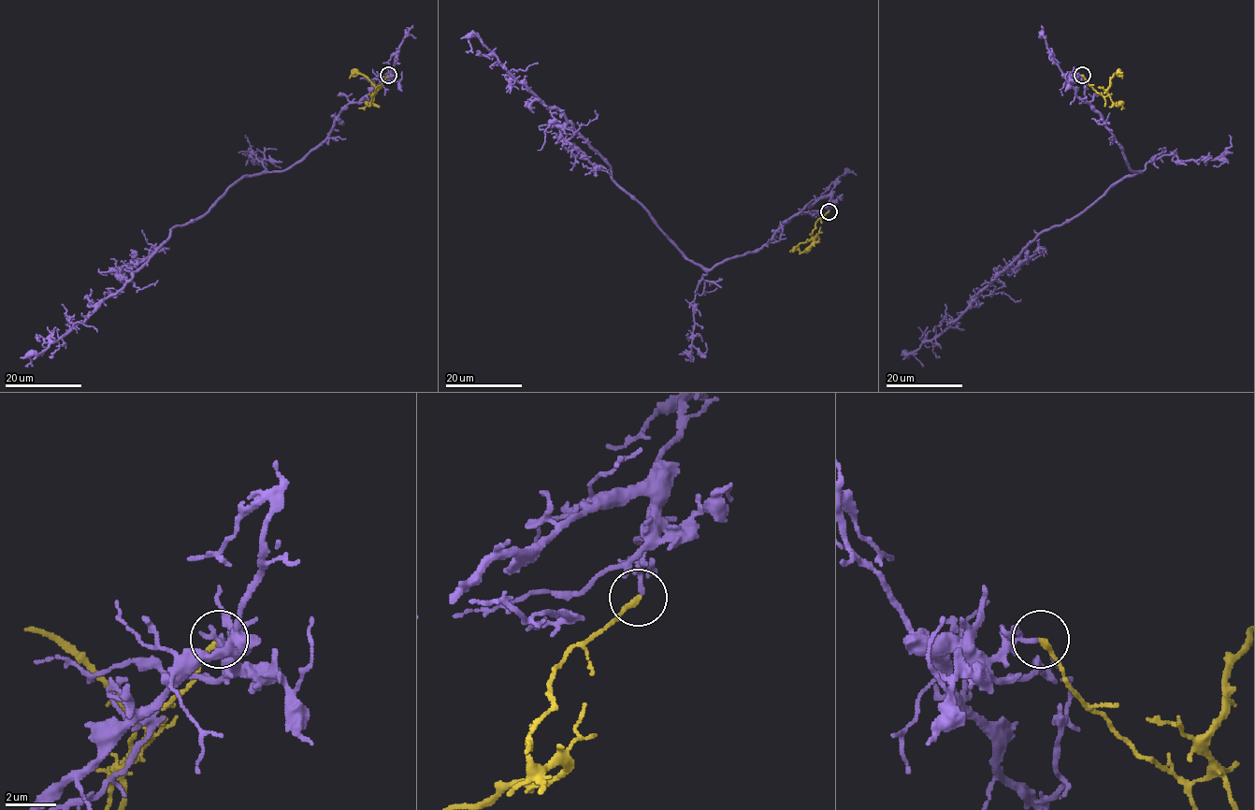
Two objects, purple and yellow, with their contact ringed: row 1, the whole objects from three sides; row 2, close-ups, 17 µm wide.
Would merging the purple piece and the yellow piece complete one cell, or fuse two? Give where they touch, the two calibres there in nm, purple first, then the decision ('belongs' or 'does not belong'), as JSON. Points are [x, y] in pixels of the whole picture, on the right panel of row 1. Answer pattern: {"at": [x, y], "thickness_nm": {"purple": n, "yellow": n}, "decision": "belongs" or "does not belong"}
{"at": [1082, 75], "thickness_nm": {"purple": 110, "yellow": 240}, "decision": "does not belong"}

